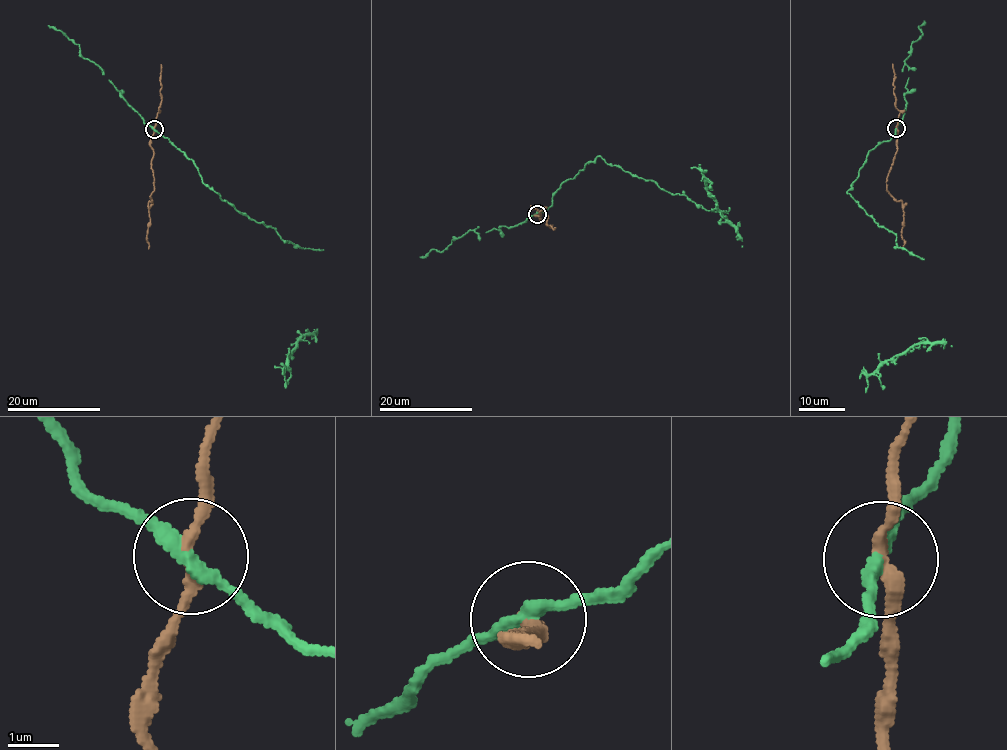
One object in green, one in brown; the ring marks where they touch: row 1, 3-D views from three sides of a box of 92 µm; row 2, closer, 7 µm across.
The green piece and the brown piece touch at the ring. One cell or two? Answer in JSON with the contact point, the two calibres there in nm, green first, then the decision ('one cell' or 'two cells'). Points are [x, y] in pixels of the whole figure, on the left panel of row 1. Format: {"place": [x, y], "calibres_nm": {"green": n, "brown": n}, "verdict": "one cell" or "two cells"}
{"place": [154, 129], "calibres_nm": {"green": 260, "brown": 240}, "verdict": "two cells"}

